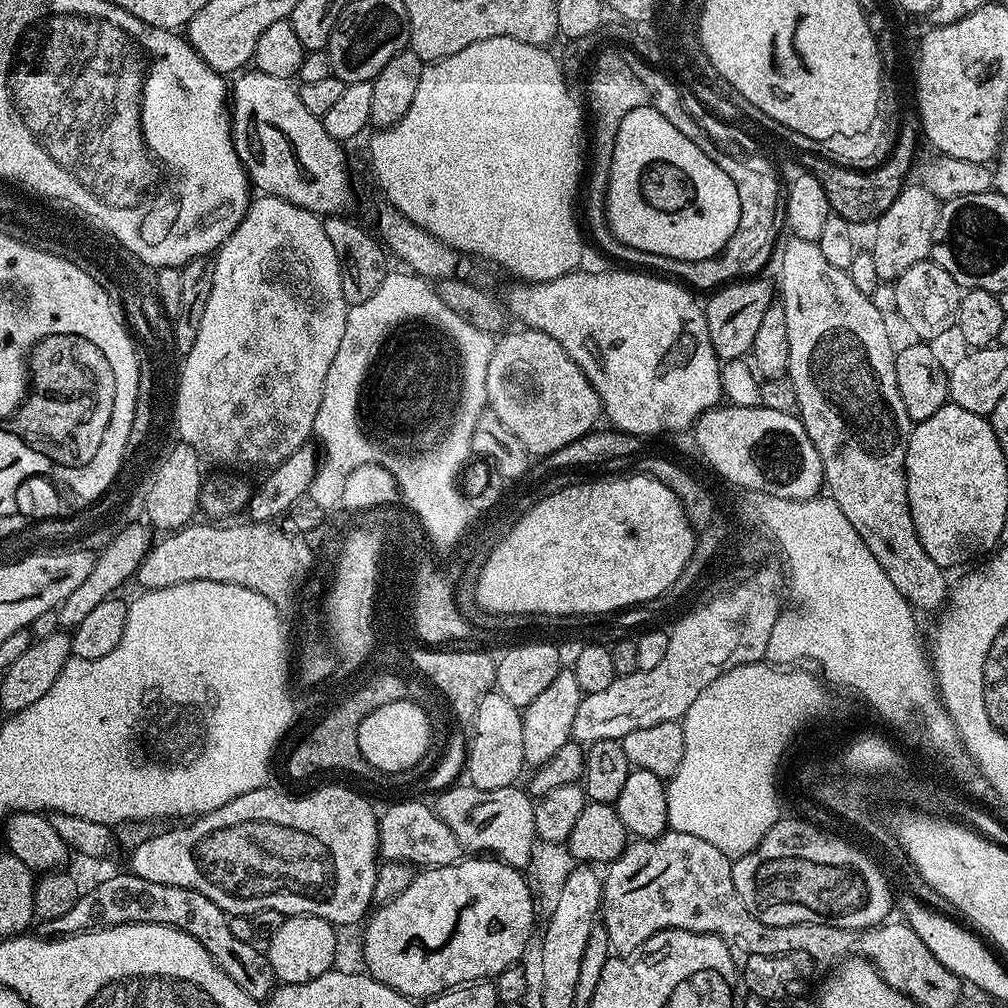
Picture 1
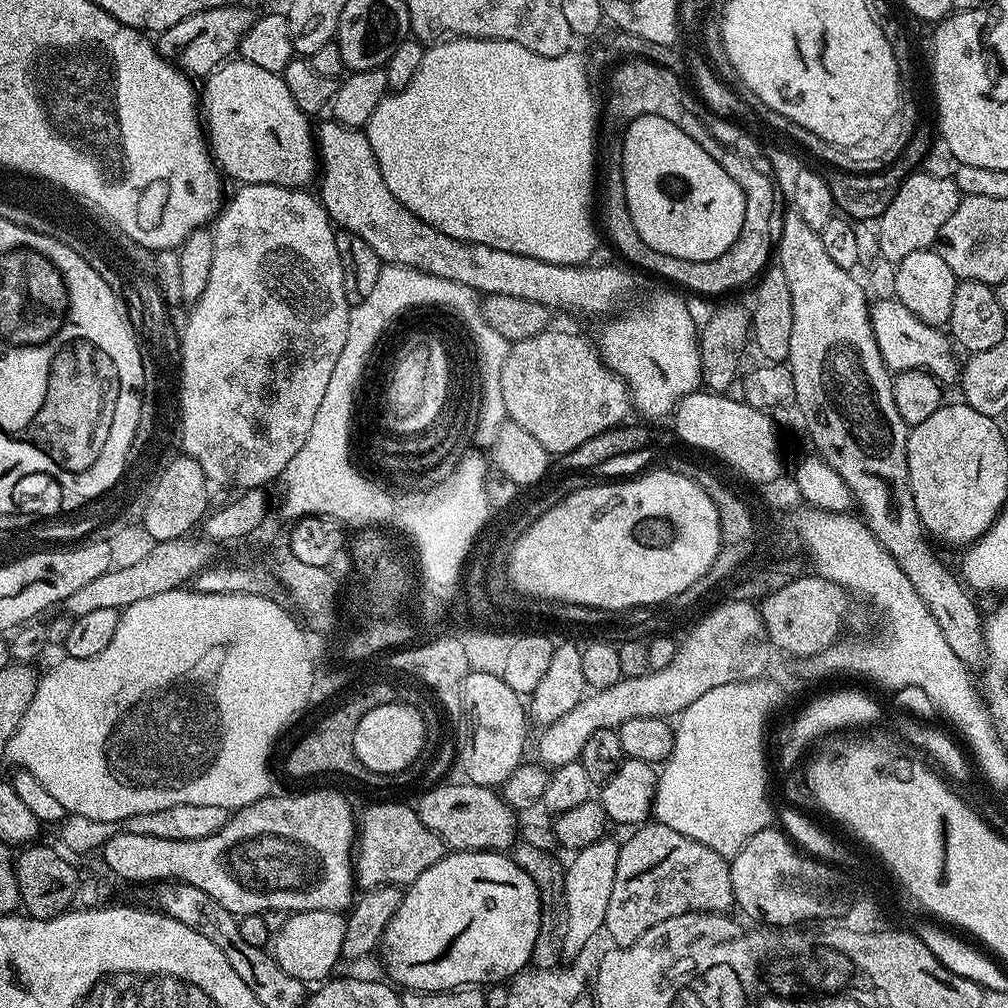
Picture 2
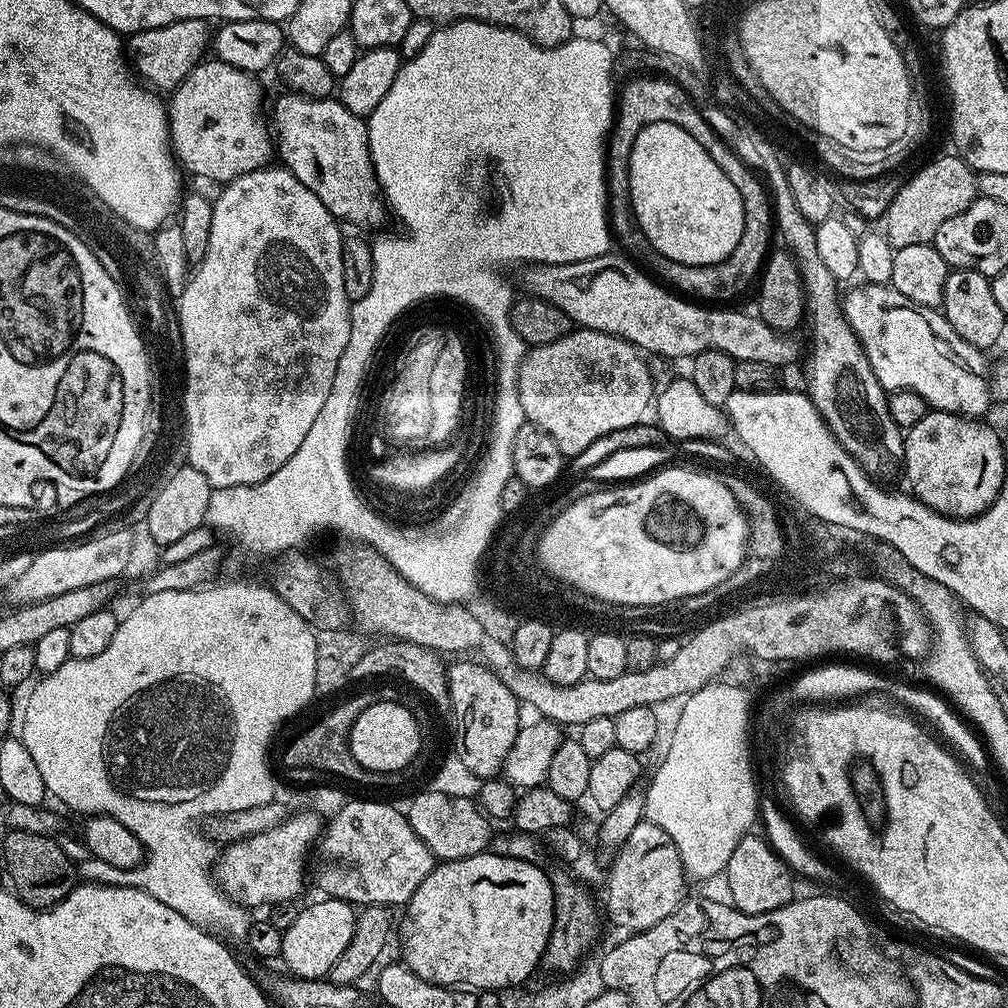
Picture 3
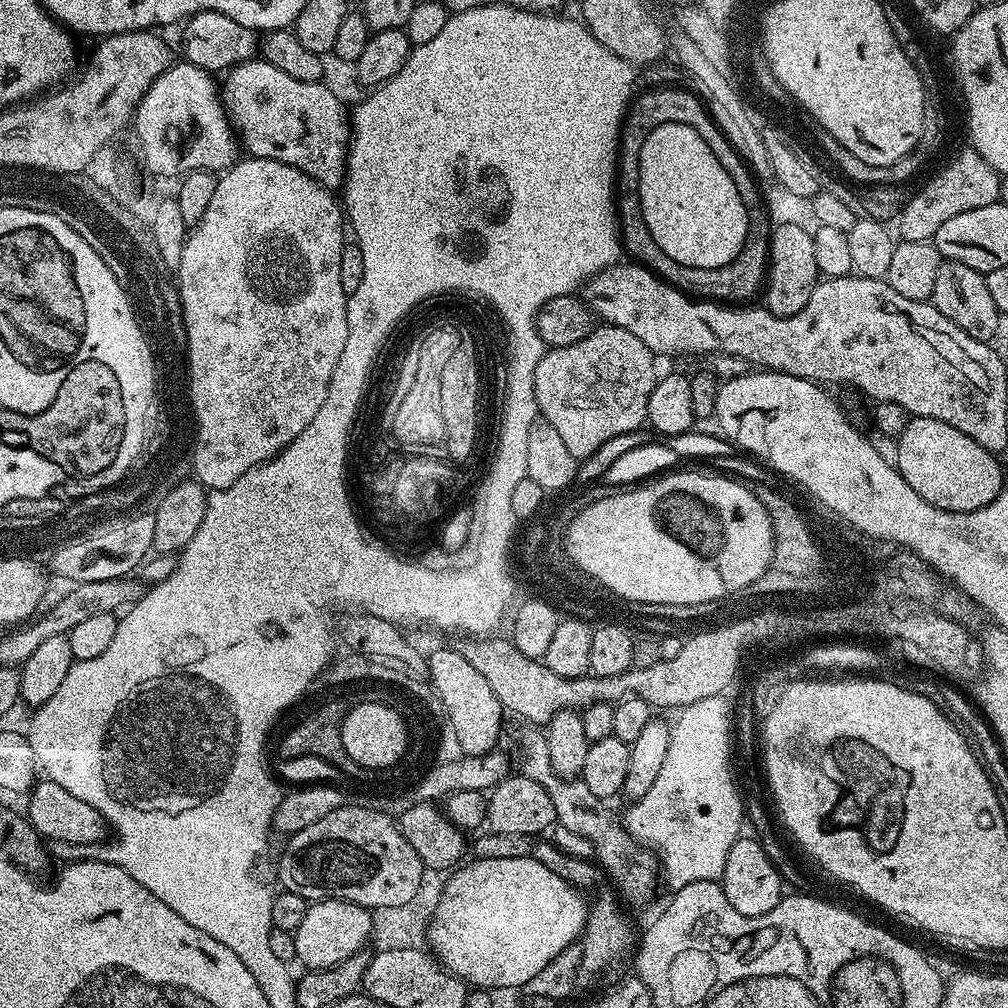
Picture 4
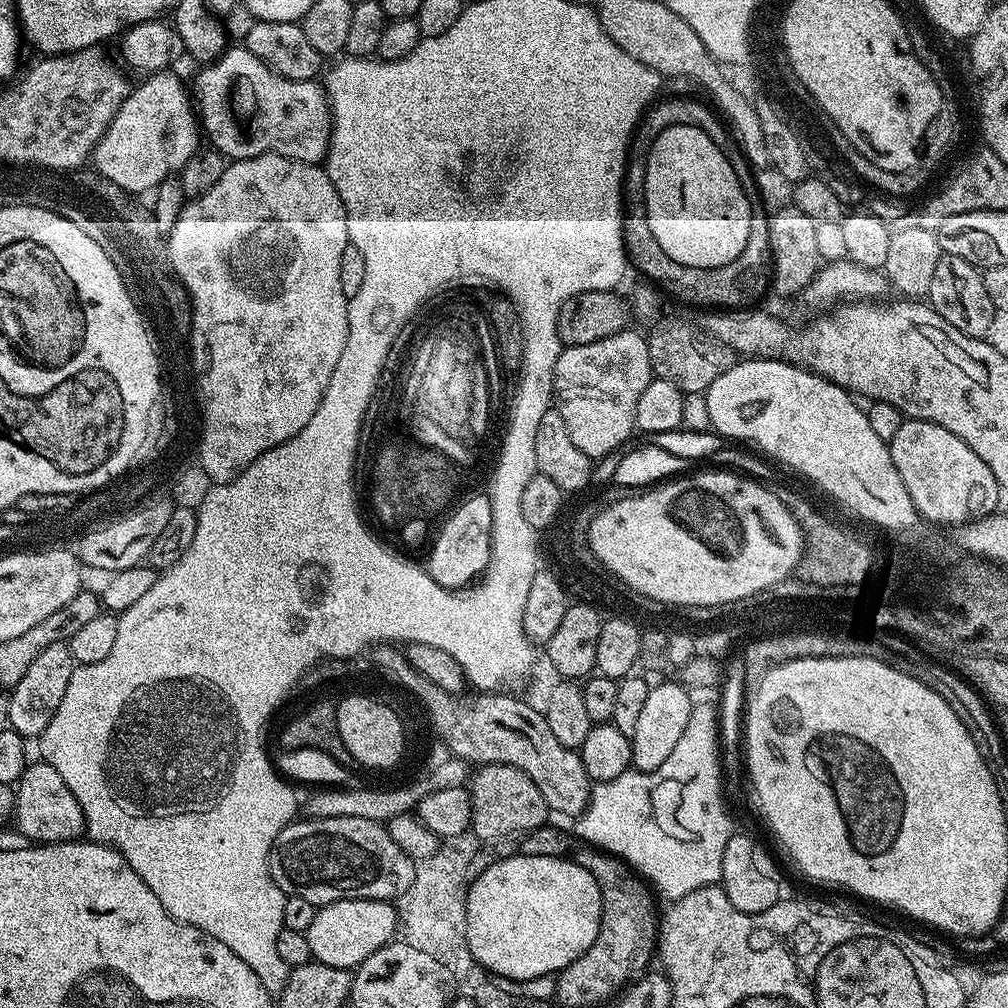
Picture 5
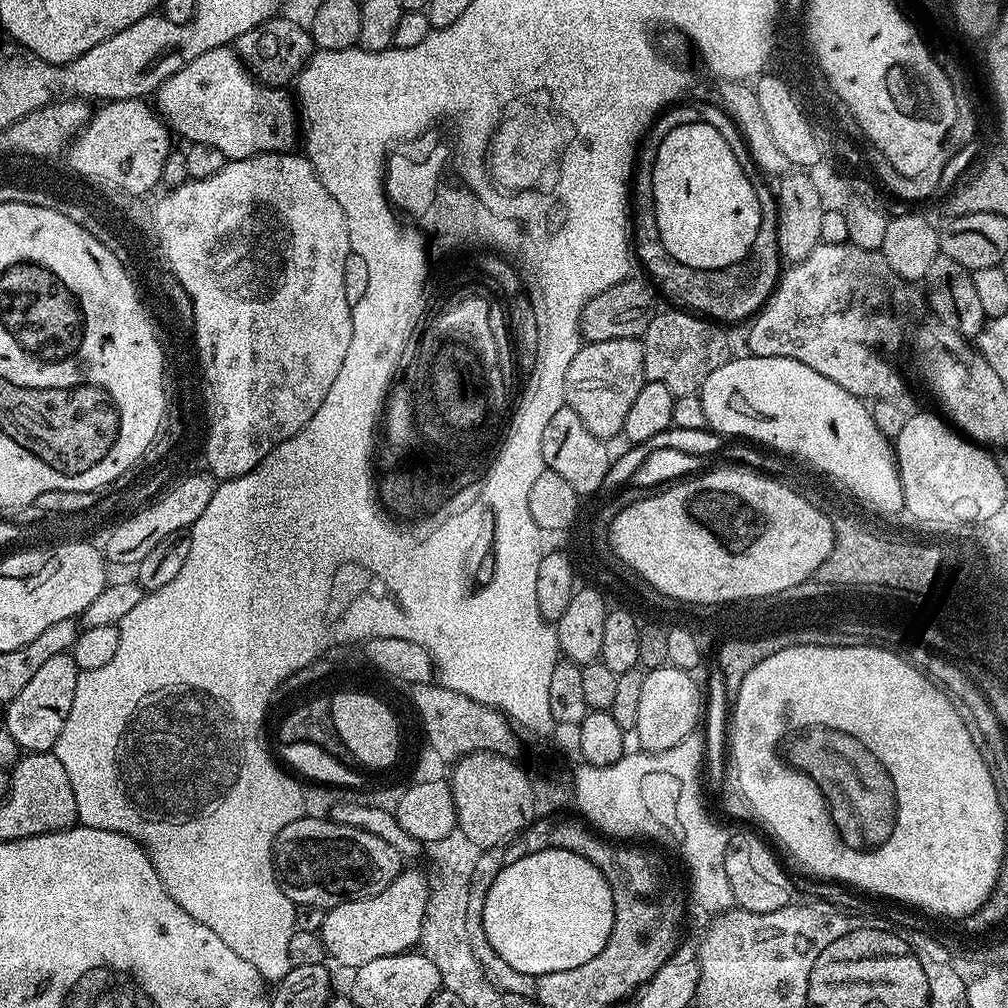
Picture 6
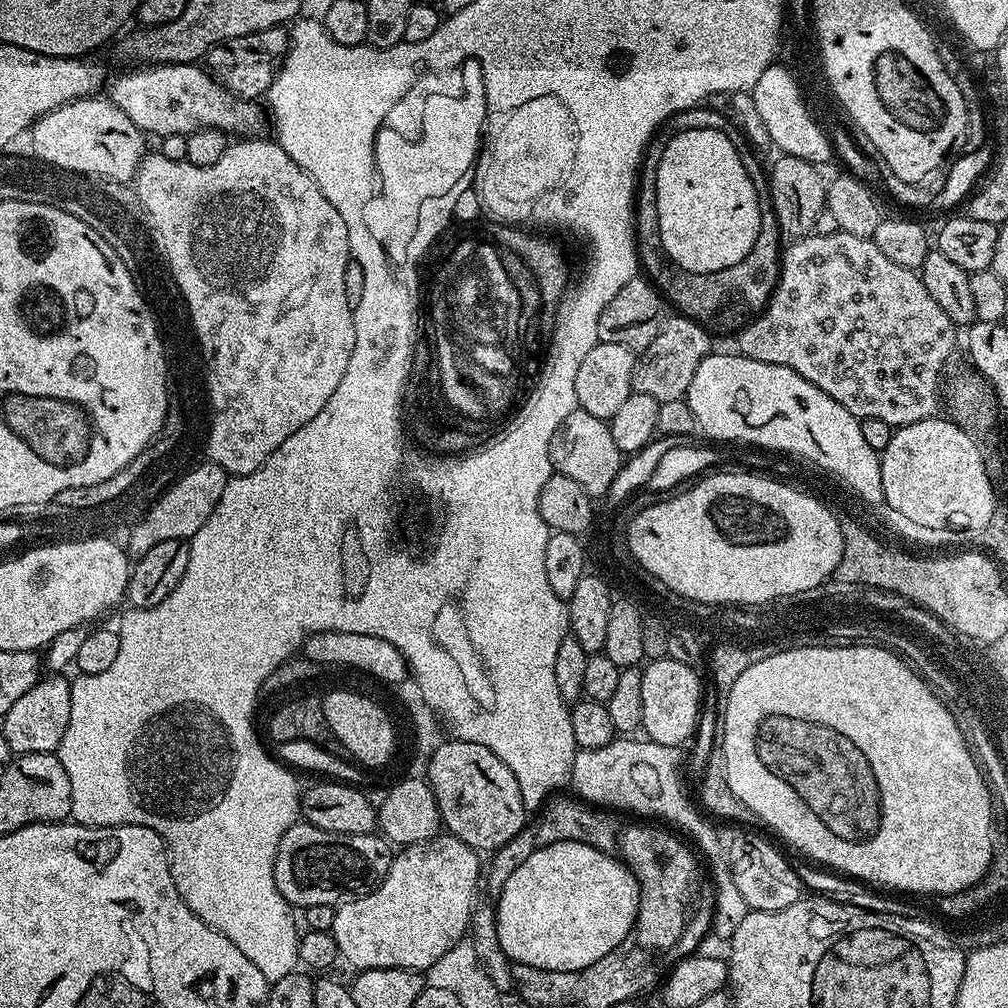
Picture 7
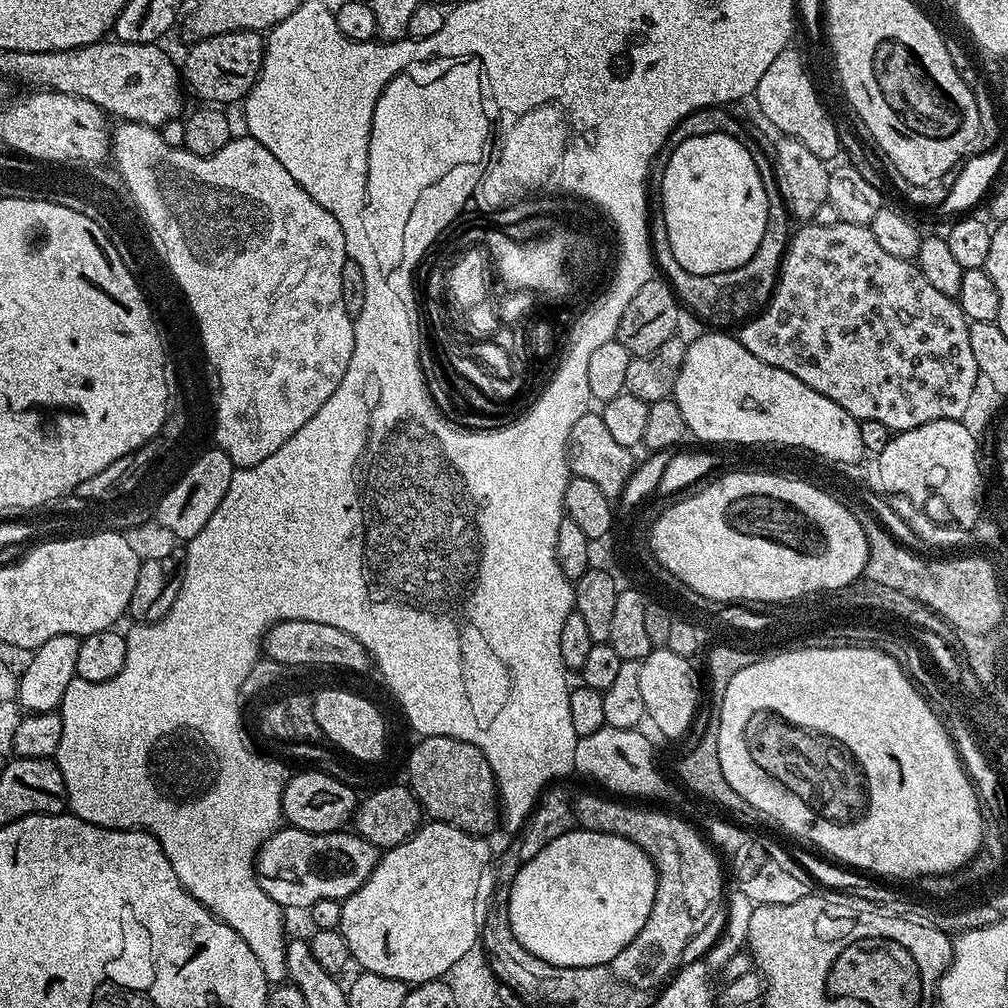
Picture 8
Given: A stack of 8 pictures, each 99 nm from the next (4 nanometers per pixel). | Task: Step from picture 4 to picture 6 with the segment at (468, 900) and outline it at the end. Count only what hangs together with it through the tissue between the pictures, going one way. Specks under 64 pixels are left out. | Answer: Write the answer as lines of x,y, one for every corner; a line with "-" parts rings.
548,848
528,854
513,864
504,864
488,884
482,910
485,938
499,957
522,974
539,977
554,971
571,970
594,958
614,929
614,894
611,886
592,862
569,850

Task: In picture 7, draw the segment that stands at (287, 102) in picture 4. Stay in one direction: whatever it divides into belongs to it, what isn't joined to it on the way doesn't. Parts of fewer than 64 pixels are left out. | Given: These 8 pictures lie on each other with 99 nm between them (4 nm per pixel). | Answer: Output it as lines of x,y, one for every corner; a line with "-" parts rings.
199,63
136,67
140,68
124,72
113,80
111,77
106,96
149,137
170,134
188,137
203,128
217,128
229,134
237,132
235,135
240,138
256,138
266,128
266,112
259,103
240,99

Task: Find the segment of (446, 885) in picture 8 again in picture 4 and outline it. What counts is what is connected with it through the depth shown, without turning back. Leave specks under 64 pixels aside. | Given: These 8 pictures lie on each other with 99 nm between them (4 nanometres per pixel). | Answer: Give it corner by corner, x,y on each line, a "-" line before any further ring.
317,900
309,903
306,915
303,916
298,930
294,933
296,960
304,963
303,967
308,970
333,968
338,966
338,962
346,962
346,958
350,958
356,952
365,951
364,943
373,939
372,915
369,909
345,900

